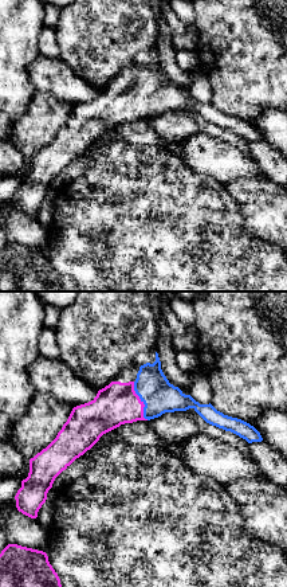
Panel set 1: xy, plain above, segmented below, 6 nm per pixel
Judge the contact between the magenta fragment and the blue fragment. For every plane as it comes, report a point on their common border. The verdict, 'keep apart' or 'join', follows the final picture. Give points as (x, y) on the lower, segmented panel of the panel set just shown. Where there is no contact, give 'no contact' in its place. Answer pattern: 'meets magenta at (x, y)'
meets magenta at (141, 402)

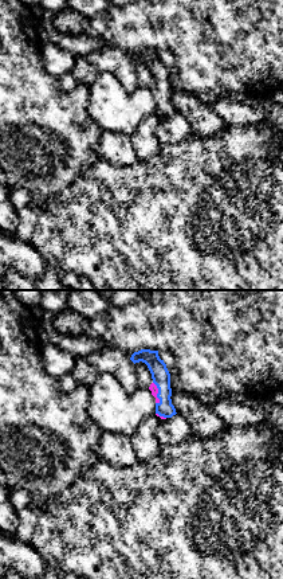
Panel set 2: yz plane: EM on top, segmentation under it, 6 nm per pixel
meets magenta at (157, 392)

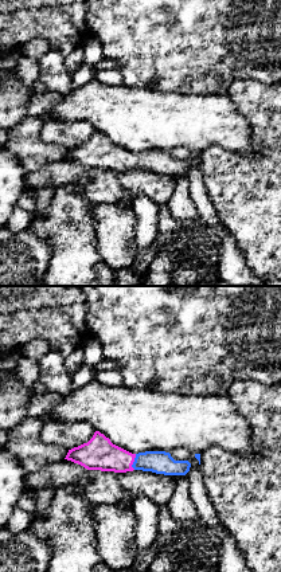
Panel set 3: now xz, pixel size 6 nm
meets magenta at (132, 462)

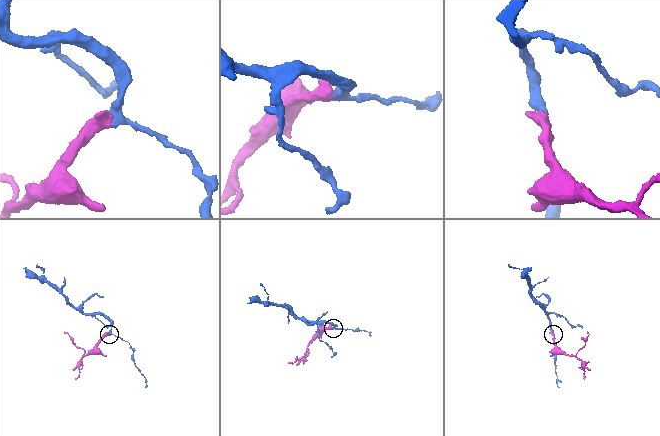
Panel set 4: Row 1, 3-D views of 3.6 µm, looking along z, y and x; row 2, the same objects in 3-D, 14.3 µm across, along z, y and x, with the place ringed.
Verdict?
join

